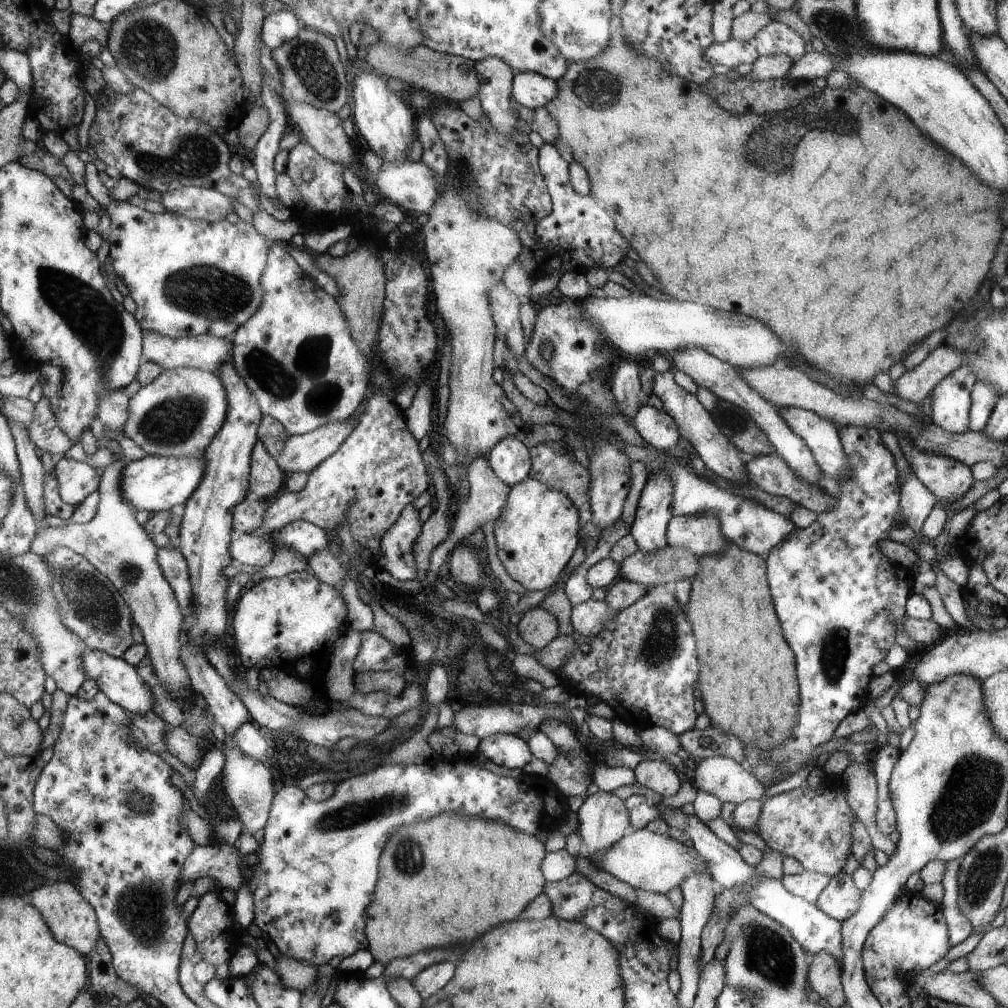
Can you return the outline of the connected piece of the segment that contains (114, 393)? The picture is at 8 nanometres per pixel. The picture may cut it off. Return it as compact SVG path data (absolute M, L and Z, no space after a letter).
M124 389L110 390L101 398L98 418L108 430L124 434L124 424L128 420L129 398Z

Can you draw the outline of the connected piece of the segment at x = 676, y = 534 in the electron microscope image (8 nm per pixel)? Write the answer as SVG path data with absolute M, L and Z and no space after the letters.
M716 514L673 516L669 522L668 544L682 546L698 557L720 554L728 543Z

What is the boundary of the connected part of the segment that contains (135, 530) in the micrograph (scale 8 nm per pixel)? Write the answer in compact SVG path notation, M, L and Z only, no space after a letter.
M115 455L112 458L112 464L108 464L101 475L98 489L101 493L100 502L94 519L83 524L72 522L64 527L41 527L38 523L30 550L34 554L46 556L58 546L70 548L89 559L114 583L122 598L129 604L134 622L138 623L138 628L142 631L154 674L162 679L162 684L173 694L174 700L184 700L184 708L190 710L180 726L188 730L190 726L198 724L204 708L198 704L198 694L194 692L189 671L182 662L182 606L178 604L176 592L161 569L160 559L157 557L160 549L150 540L145 527L136 520L136 508L122 494L122 474L128 462L118 460Z

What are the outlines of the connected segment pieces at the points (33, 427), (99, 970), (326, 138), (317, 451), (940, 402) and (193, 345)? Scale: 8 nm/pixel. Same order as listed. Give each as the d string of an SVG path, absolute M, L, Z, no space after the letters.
M46 396L35 404L34 420L24 426L28 430L30 442L43 453L62 454L73 446L72 440L60 430Z
M101 940L97 949L89 955L89 983L87 988L97 997L116 996L121 1004L128 1004L141 996L136 986L126 984L114 972L112 957L106 942Z
M288 94L283 95L282 98L285 98L290 120L298 126L304 140L325 158L342 162L348 168L354 152L349 136L342 129L342 121L338 114L314 108L310 104L296 102L294 98L288 98Z
M358 414L340 422L330 422L303 435L289 434L282 452L276 459L281 470L287 471L288 474L310 473L328 456L334 454L339 446L342 446L344 440L356 428L356 422L358 422Z
M968 364L946 375L930 392L933 423L942 430L964 434L970 428L971 390L977 381Z
M146 330L144 340L144 357L146 361L162 366L163 370L178 367L192 367L204 371L218 372L222 365L231 362L233 342L230 338L216 338L208 333L196 337L170 338L154 330Z

